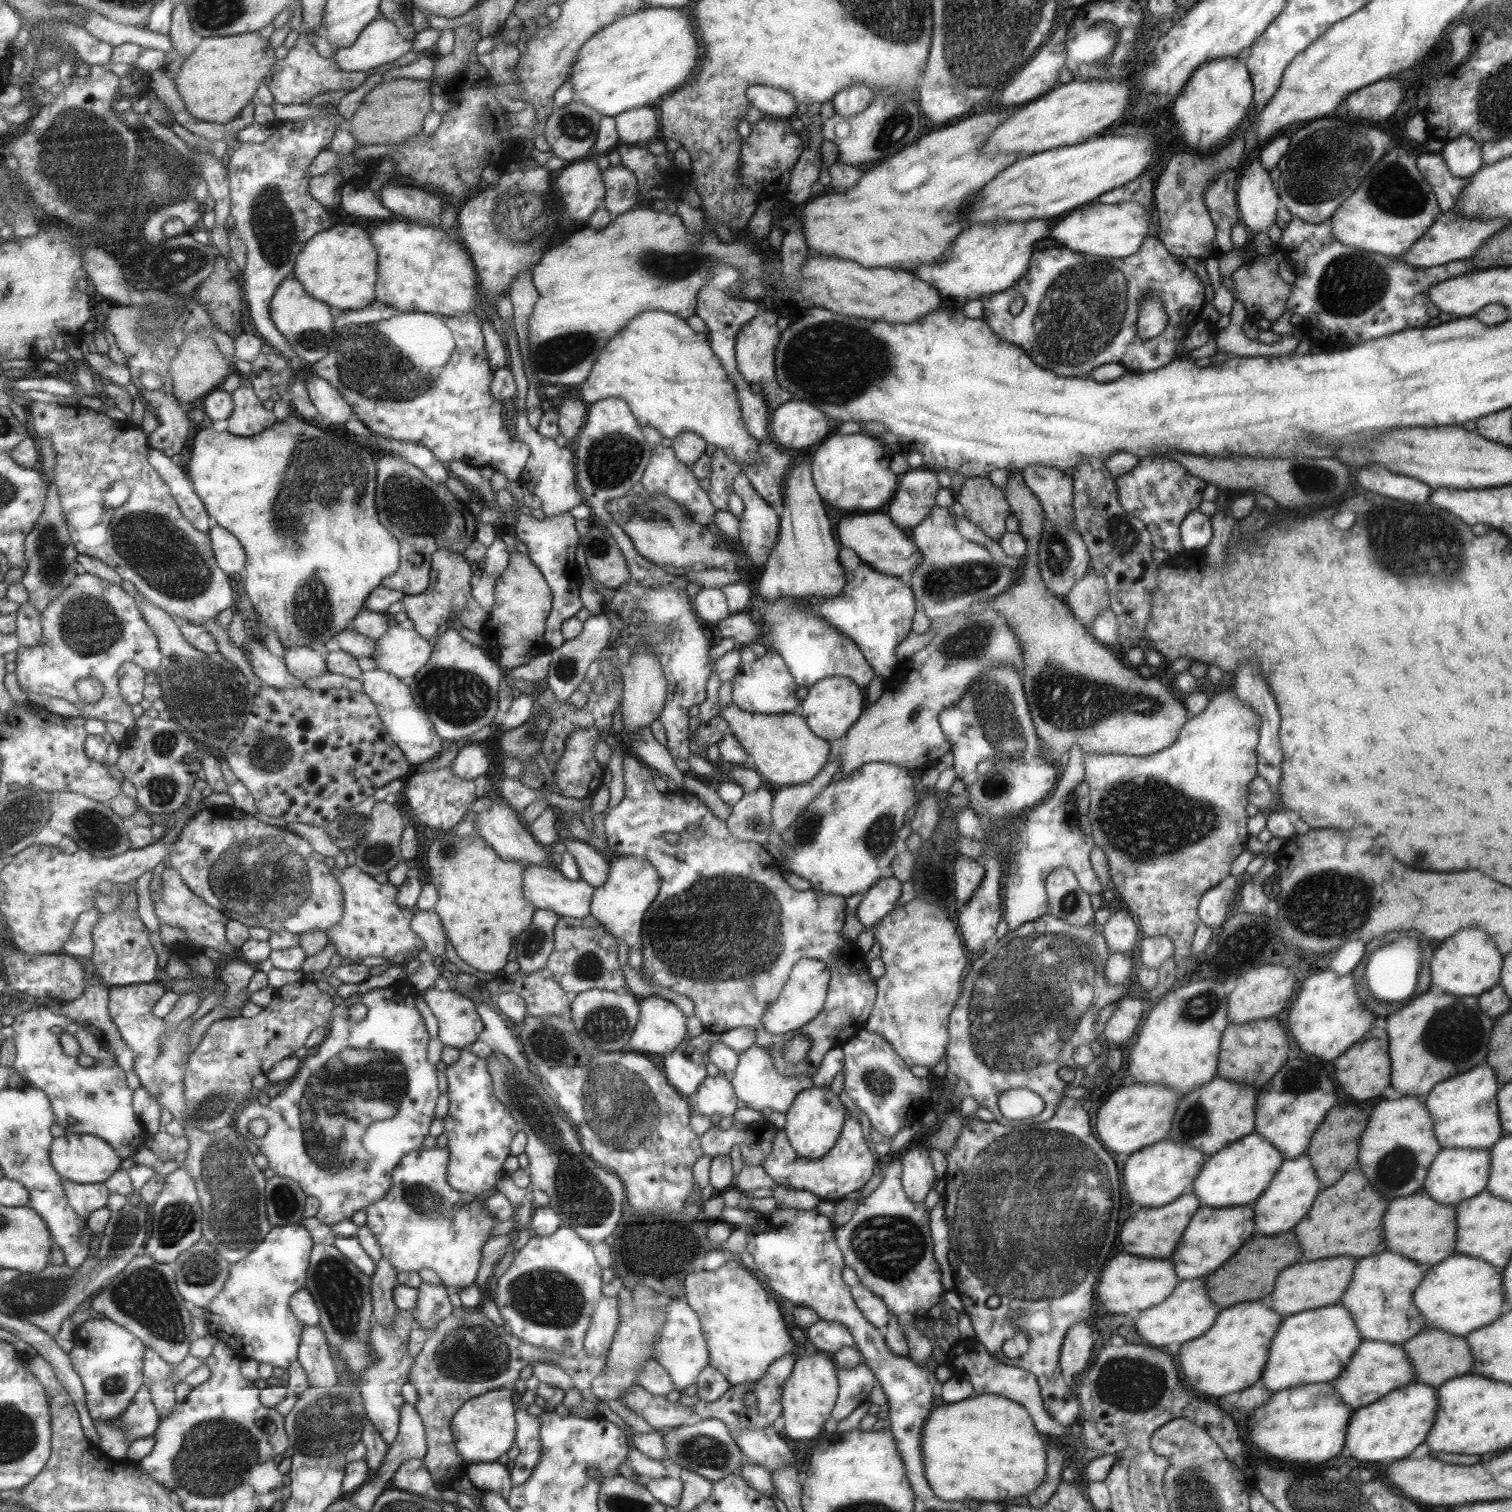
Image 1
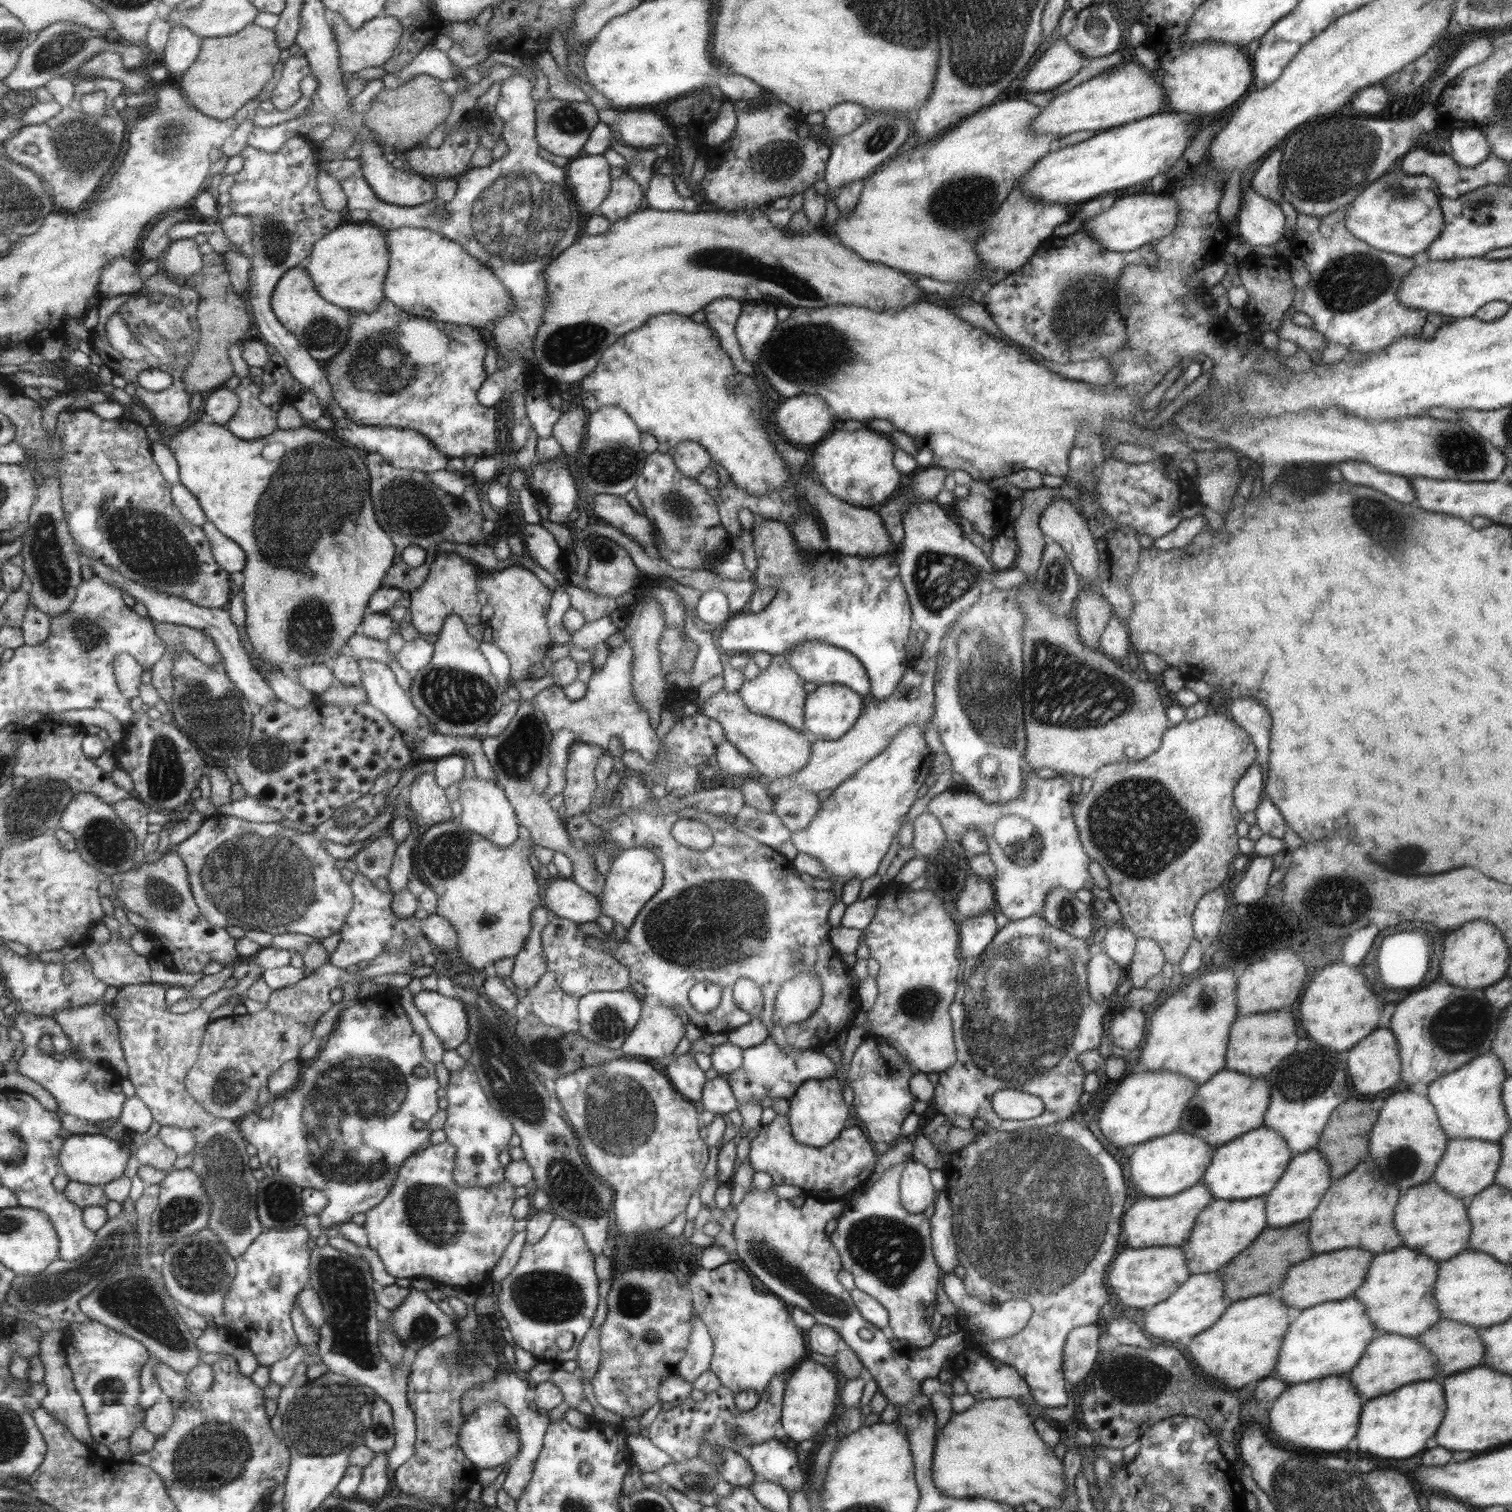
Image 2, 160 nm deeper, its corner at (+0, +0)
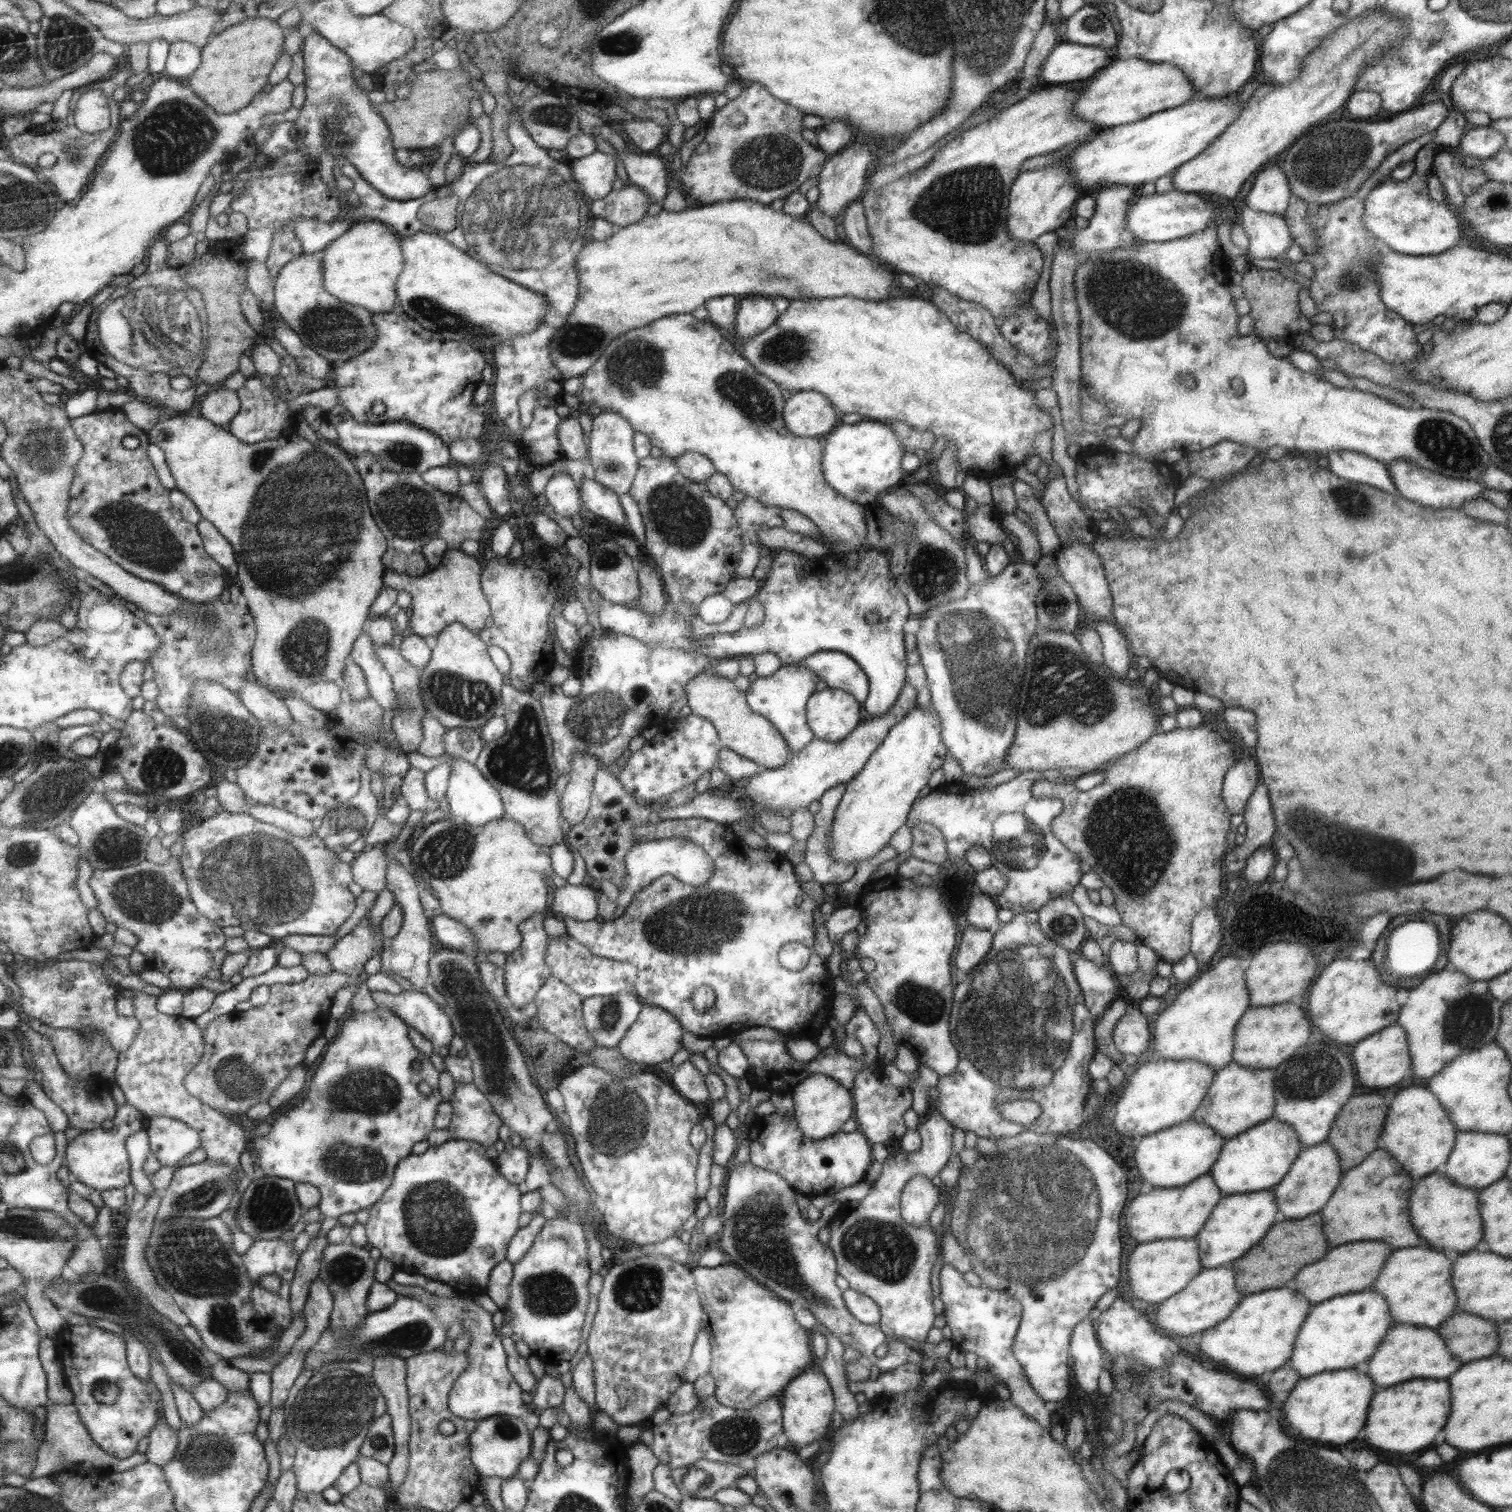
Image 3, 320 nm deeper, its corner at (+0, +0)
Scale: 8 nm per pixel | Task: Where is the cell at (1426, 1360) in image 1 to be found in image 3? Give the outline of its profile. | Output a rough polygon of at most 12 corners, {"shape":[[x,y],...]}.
{"shape":[[1455,1310],[1438,1328],[1461,1362],[1498,1350],[1497,1324]]}

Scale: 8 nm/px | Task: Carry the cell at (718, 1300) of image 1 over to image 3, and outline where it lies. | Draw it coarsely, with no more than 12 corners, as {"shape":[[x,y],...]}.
{"shape":[[732,1262],[691,1274],[723,1406],[815,1364],[792,1304]]}

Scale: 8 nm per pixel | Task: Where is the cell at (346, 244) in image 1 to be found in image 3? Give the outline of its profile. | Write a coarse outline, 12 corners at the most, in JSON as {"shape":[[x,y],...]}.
{"shape":[[353,221],[324,251],[326,289],[389,312],[403,270],[383,221]]}

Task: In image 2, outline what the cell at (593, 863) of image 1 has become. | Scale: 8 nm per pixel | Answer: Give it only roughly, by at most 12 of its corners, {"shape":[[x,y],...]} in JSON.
{"shape":[[513,683],[517,712],[481,739],[496,785],[532,844],[563,852],[598,900],[604,877],[542,795],[552,736]]}

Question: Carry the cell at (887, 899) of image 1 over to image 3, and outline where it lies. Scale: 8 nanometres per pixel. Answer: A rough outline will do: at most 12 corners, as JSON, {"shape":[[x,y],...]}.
{"shape":[[837,908],[824,918],[831,955],[825,959],[835,970],[842,950],[841,938],[855,931],[859,909]]}

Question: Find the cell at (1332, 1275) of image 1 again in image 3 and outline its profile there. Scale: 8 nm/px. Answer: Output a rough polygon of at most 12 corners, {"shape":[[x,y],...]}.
{"shape":[[1379,1240],[1331,1248],[1295,1276],[1311,1304],[1371,1288],[1391,1254]]}

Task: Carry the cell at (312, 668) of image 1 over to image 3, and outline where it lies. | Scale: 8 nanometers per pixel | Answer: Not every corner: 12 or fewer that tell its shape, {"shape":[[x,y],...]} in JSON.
{"shape":[[337,681],[314,682],[302,693],[305,703],[331,716],[343,701]]}

